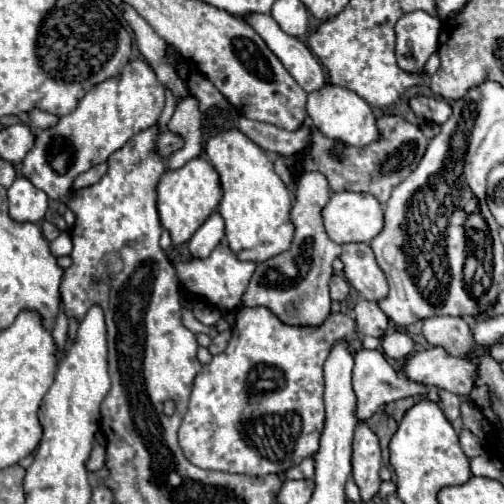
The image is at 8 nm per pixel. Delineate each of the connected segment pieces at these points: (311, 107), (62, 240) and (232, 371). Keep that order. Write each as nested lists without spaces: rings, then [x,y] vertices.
[[[328,83],[328,85],[308,93],[306,109],[312,119],[312,125],[316,129],[320,129],[326,137],[332,137],[332,139],[338,139],[346,145],[356,145],[356,147],[362,147],[366,143],[372,143],[374,139],[378,139],[376,117],[374,117],[370,105],[346,87],[338,87],[338,85]]]
[[[60,233],[60,237],[56,237],[56,239],[50,243],[50,251],[52,251],[52,255],[54,255],[54,257],[70,255],[70,251],[72,251],[70,235],[68,235],[68,233]]]
[[[242,307],[236,311],[236,325],[232,339],[224,353],[214,355],[210,363],[194,379],[188,411],[178,431],[178,443],[190,463],[200,469],[268,475],[282,473],[298,465],[302,459],[314,455],[320,445],[324,429],[324,379],[322,365],[338,341],[348,343],[354,355],[362,349],[362,339],[352,317],[344,313],[330,313],[322,325],[286,325],[266,307]]]

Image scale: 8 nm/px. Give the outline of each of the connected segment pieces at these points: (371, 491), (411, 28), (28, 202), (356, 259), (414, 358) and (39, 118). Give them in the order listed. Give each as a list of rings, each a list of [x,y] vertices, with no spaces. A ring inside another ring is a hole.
[[[358,423],[352,443],[352,477],[360,489],[362,501],[370,501],[380,489],[380,443],[366,423]]]
[[[412,11],[396,23],[396,61],[404,71],[420,71],[438,49],[440,19],[426,11]]]
[[[18,177],[8,189],[10,217],[18,223],[30,221],[38,223],[48,211],[48,197],[44,191],[38,191],[26,177]]]
[[[346,243],[342,245],[344,275],[348,283],[366,299],[382,301],[388,297],[388,281],[378,267],[374,253],[368,243]]]
[[[430,347],[408,355],[402,371],[412,381],[422,381],[424,385],[434,385],[454,395],[468,397],[476,375],[476,365],[448,355],[442,347]]]
[[[40,109],[30,111],[30,125],[32,125],[34,129],[38,129],[38,131],[50,129],[50,127],[54,127],[56,123],[58,123],[58,117],[52,115],[52,113],[44,113],[44,111],[40,111]]]

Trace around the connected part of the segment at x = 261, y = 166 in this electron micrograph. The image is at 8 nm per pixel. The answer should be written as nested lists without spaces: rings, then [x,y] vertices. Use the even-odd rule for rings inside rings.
[[[236,127],[210,135],[204,151],[220,175],[222,199],[218,213],[226,223],[226,239],[236,257],[242,261],[266,261],[286,251],[294,235],[294,227],[288,217],[292,201],[290,191],[274,171],[274,163],[268,153]]]

